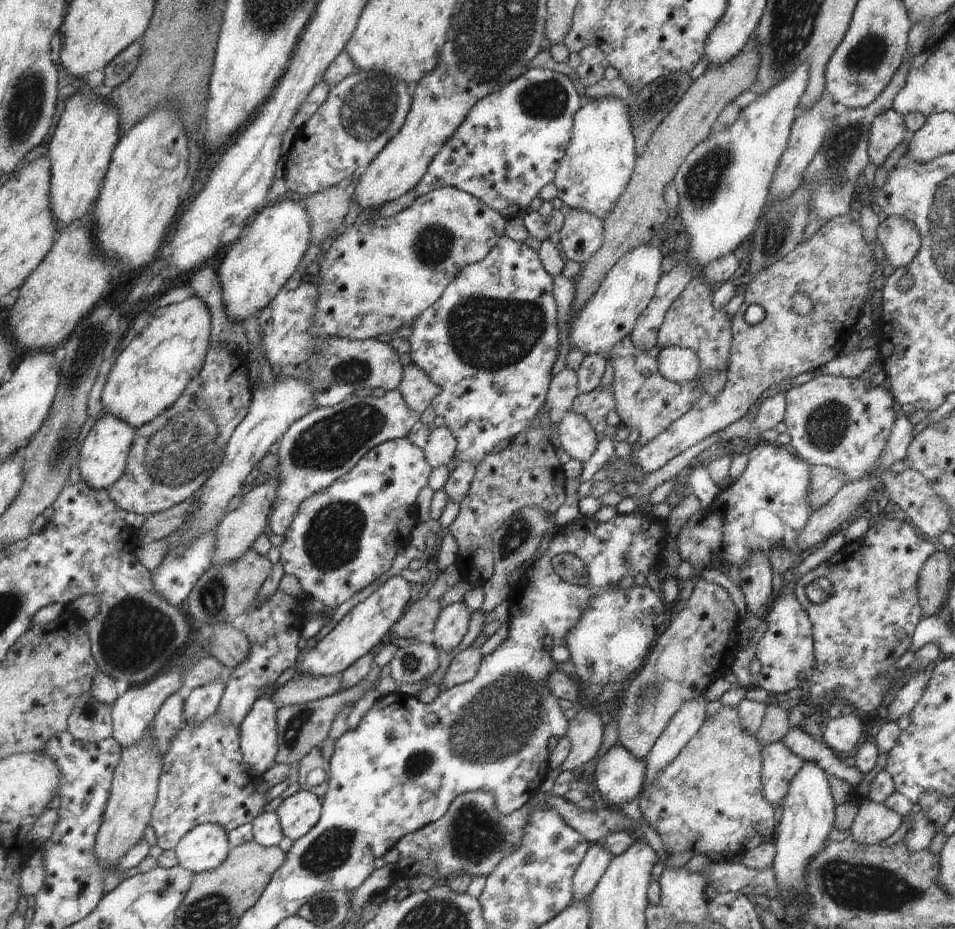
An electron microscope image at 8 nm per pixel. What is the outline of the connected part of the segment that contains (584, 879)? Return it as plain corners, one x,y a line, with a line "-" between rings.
604,843
591,844
580,866
576,868
572,876
572,904
582,902
590,897
598,880
610,866
612,858
615,858
606,850

